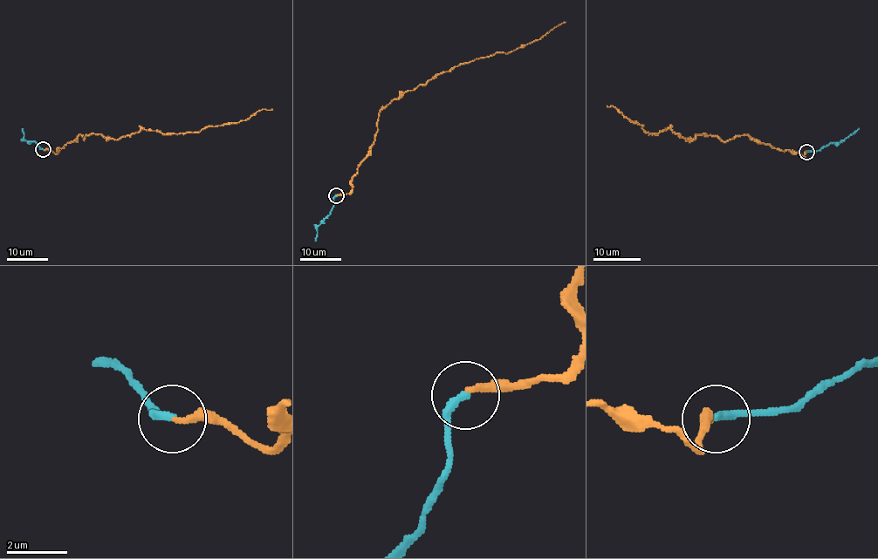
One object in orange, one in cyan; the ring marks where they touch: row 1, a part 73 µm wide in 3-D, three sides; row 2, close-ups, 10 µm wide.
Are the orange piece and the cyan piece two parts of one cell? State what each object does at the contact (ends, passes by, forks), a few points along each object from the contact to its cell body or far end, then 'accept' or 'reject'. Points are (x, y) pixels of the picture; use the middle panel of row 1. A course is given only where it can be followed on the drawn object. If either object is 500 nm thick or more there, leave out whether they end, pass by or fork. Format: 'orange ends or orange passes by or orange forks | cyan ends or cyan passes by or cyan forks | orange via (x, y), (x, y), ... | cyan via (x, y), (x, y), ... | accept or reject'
orange ends | cyan ends | orange via (336, 195), (353, 188), (358, 166), (377, 130), (378, 113), (394, 99), (456, 66), (523, 48), (565, 22) | cyan via (336, 195), (331, 213), (317, 228), (315, 241) | accept

